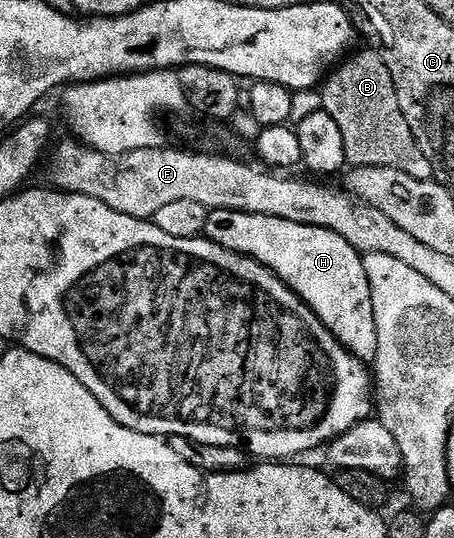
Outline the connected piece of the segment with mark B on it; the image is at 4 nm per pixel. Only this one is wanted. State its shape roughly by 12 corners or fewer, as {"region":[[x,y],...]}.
{"region":[[374,52],[337,64],[323,112],[345,162],[433,180]]}

